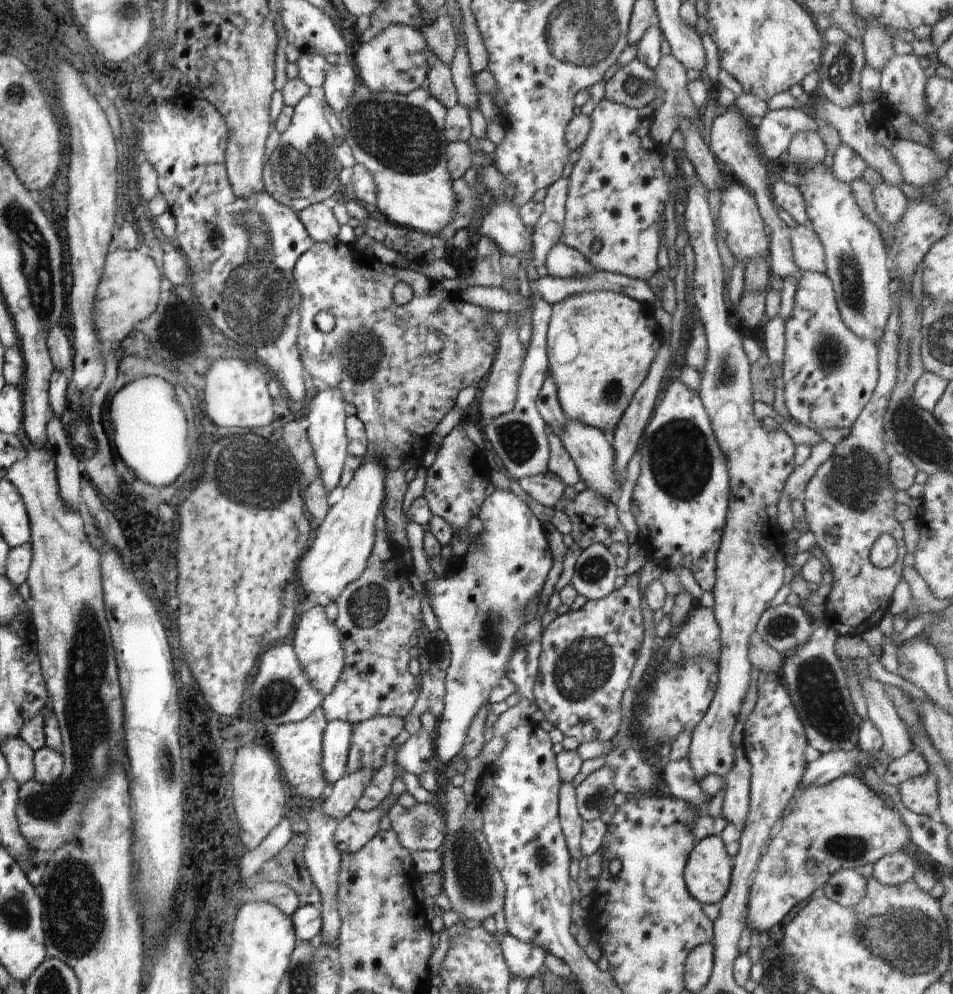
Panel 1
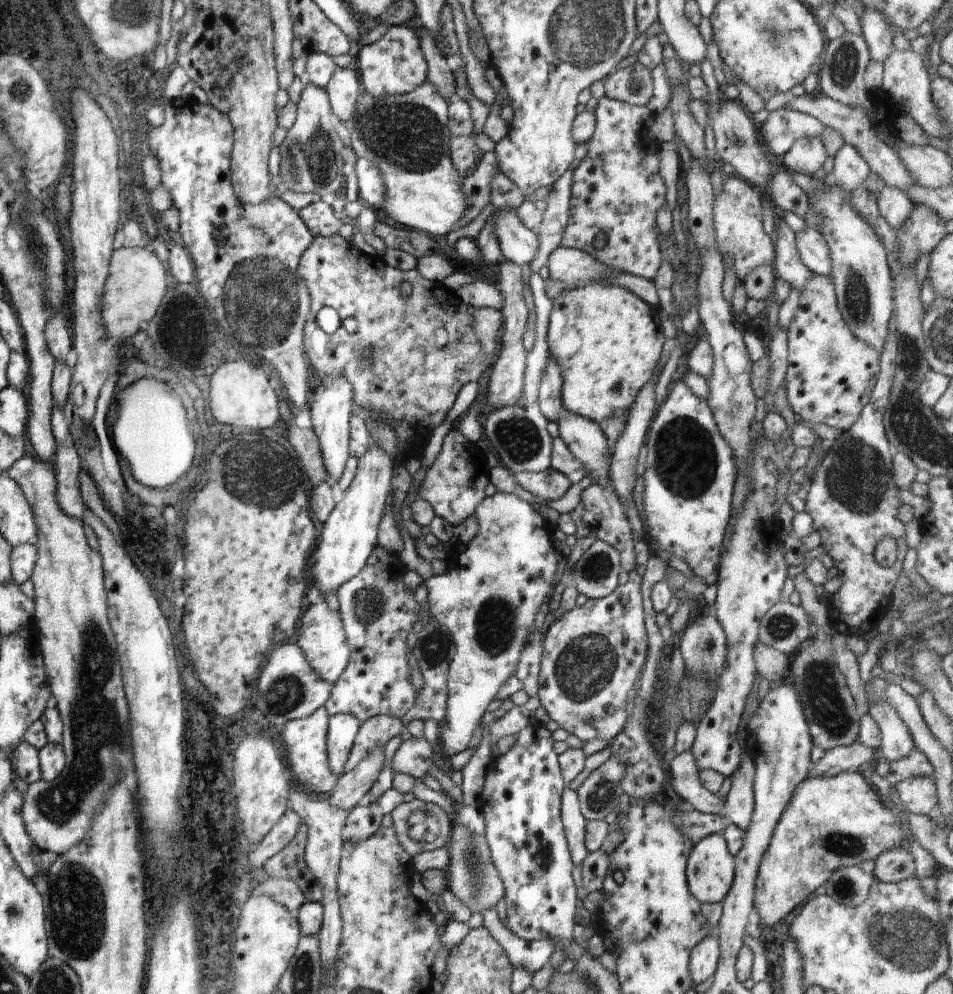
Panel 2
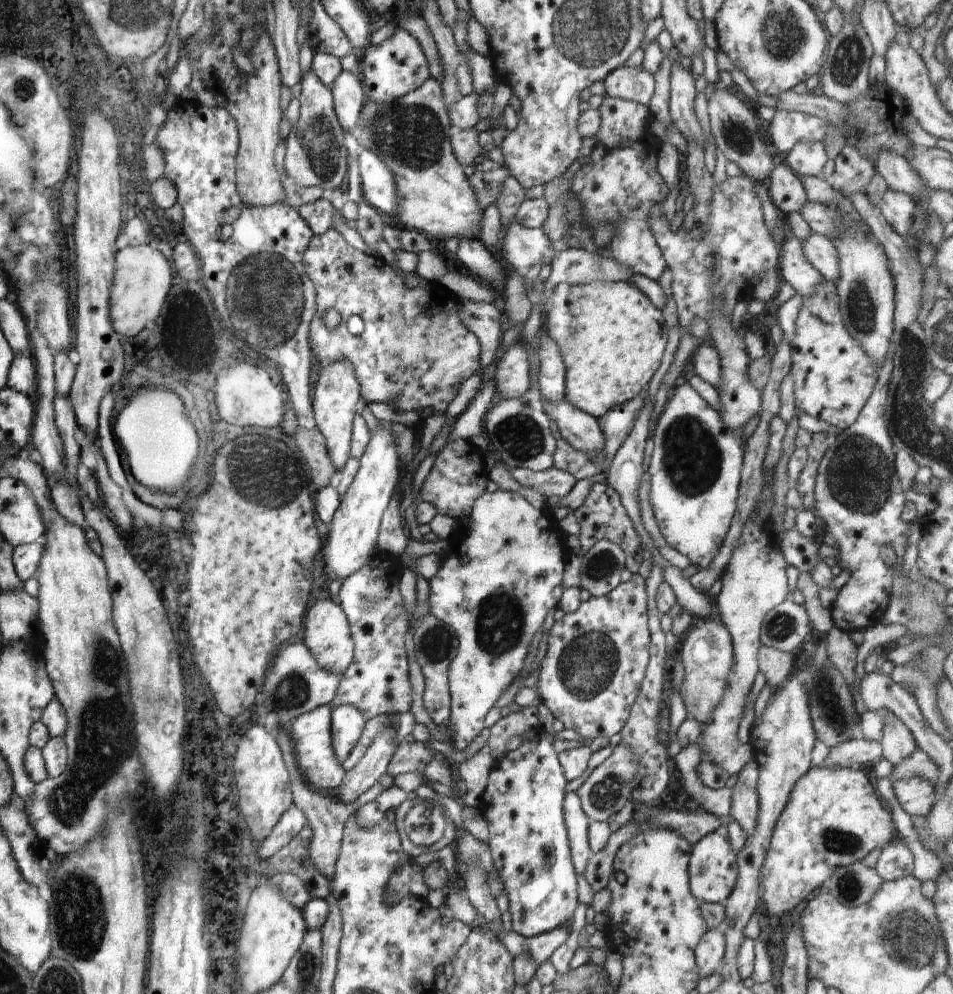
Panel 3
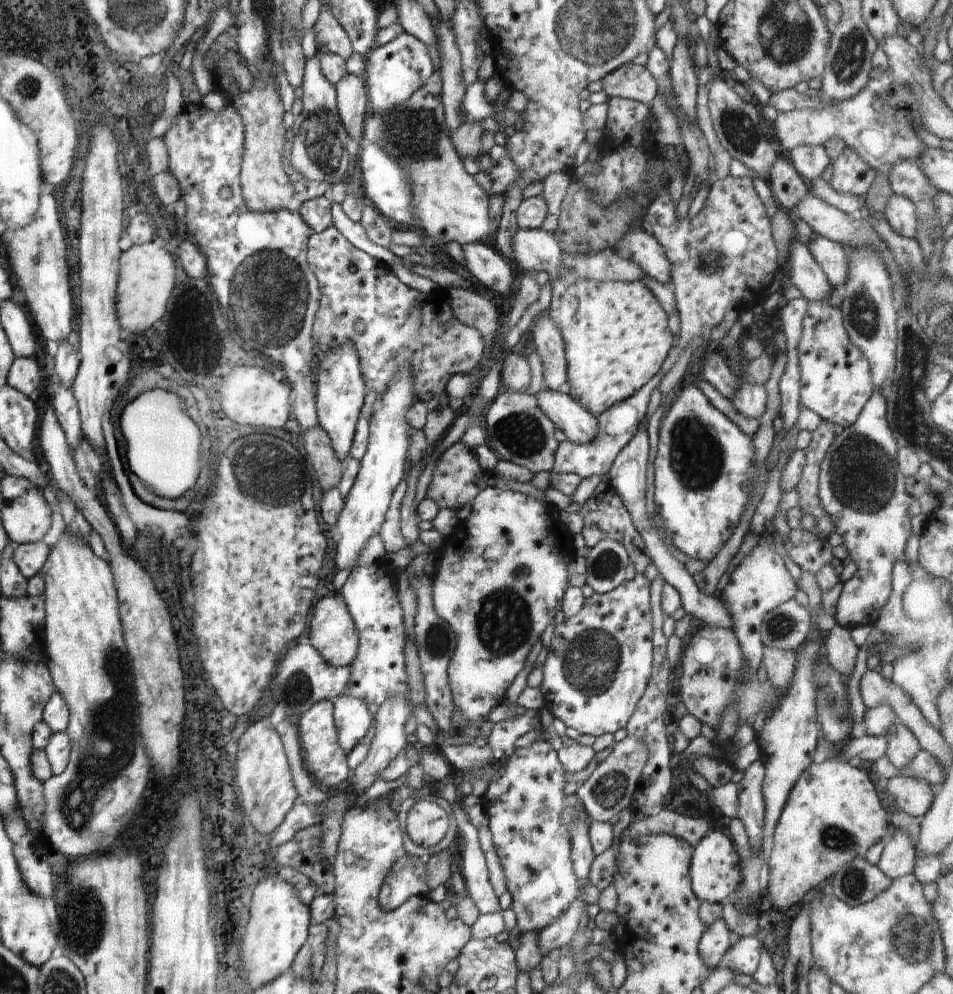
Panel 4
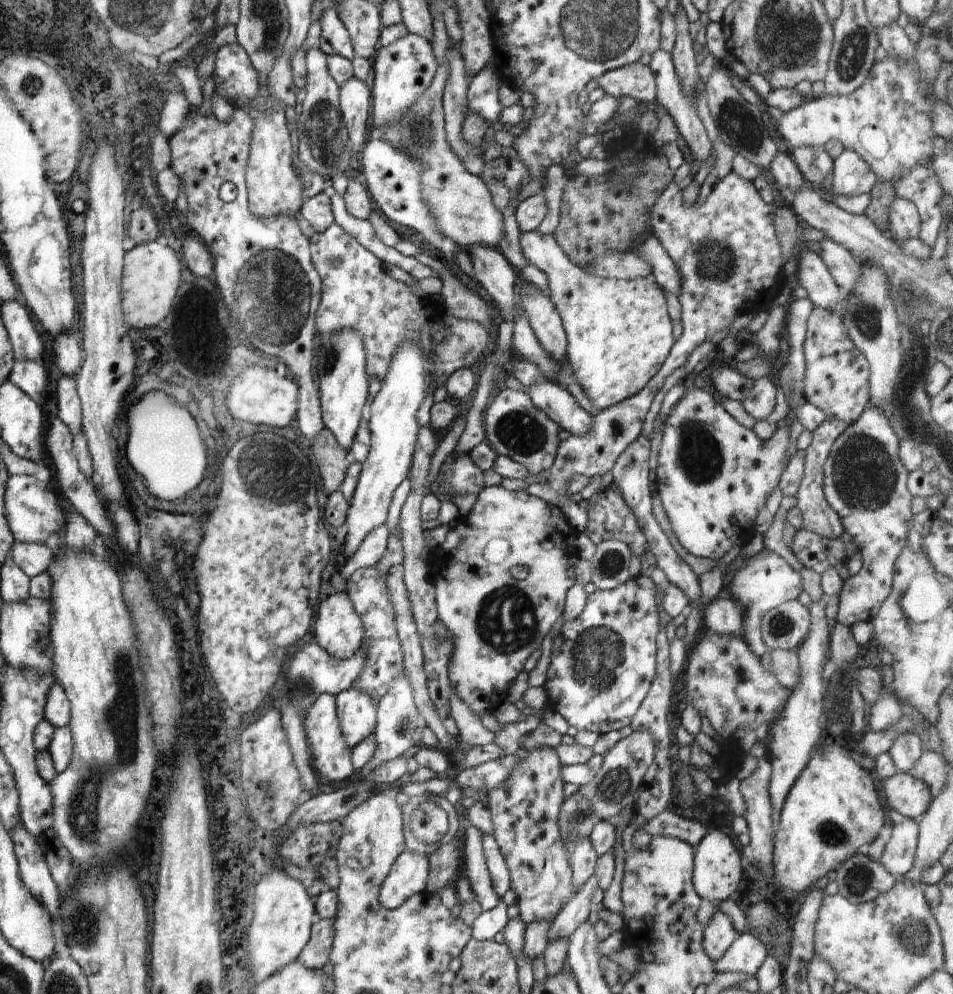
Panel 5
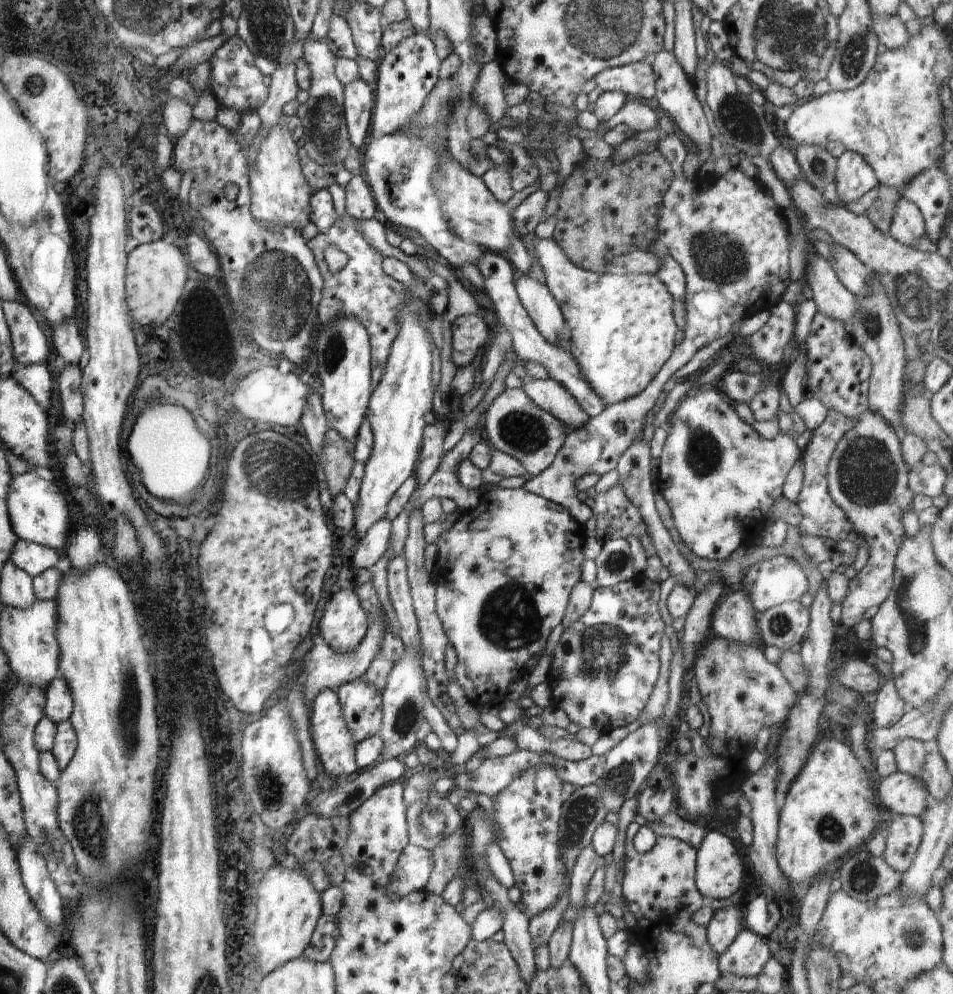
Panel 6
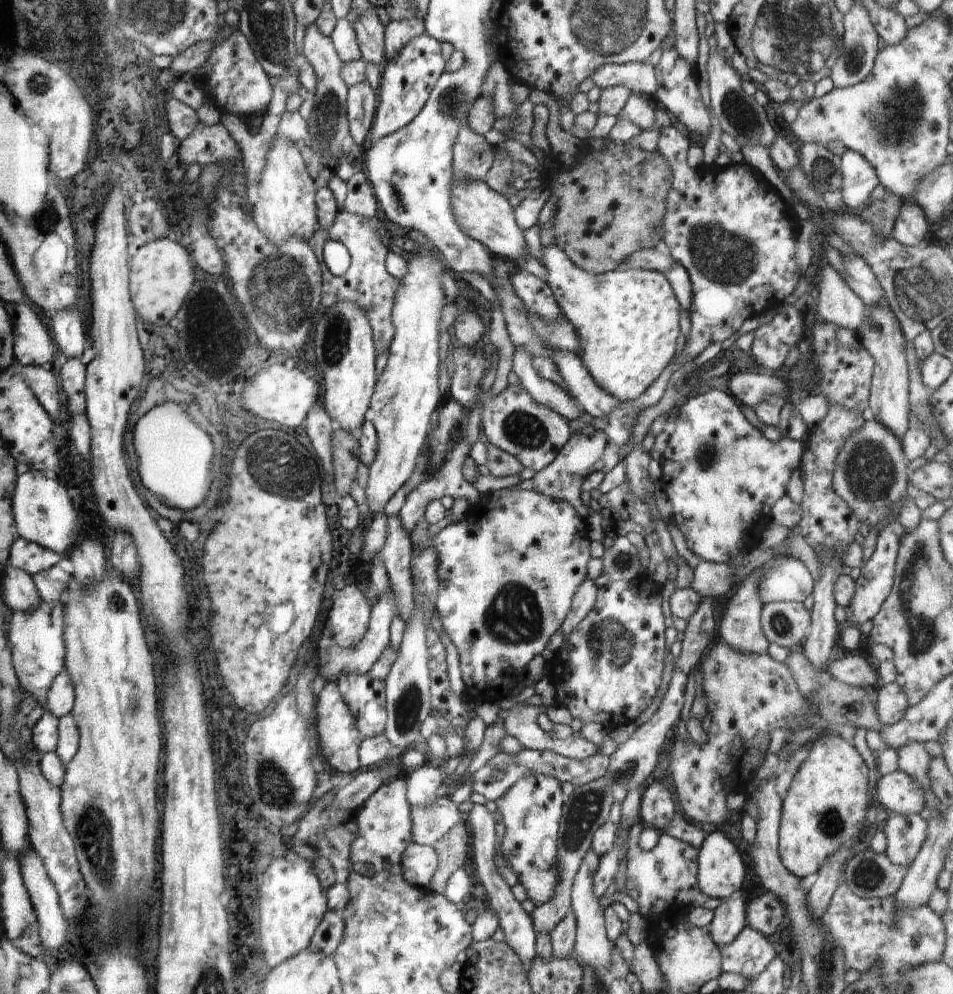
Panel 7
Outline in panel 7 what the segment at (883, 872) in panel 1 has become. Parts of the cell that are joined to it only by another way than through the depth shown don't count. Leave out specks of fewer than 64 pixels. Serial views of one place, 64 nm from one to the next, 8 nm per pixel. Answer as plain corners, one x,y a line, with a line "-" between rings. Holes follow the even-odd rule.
886,814
884,833
888,860
908,869
926,842
928,822
920,815

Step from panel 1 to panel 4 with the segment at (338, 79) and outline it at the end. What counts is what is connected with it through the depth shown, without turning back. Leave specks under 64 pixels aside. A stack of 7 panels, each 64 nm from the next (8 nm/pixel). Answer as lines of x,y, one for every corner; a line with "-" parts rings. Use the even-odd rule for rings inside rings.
354,53
346,61
348,74
335,85
338,115
352,143
361,143
364,136
364,118
368,115
368,90
364,82
365,58

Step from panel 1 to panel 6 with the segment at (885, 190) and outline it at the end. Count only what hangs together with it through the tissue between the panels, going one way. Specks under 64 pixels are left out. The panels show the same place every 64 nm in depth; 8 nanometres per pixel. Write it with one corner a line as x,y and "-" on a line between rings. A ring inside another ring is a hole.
900,198
894,213
888,234
897,242
909,246
925,236
926,228
922,214
912,202

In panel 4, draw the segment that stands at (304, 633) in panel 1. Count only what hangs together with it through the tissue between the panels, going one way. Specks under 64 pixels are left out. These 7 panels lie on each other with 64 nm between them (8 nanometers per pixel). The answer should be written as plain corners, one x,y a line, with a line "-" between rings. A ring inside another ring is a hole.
340,594
322,598
314,606
314,616
310,620
310,644
332,666
348,666
354,661
358,650
358,630
356,630
356,624
348,612
346,602

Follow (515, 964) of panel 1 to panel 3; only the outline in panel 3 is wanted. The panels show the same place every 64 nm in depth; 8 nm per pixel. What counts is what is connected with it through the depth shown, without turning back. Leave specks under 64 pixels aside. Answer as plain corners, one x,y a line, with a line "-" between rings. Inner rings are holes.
470,862
470,864
468,864
468,870
466,870
466,874
464,874
463,886
463,892
470,900
472,906
474,906
476,913
482,914
482,916
486,918
486,922
498,924
498,930
496,930
497,938
514,957
520,956
520,954
530,954
530,956
536,960
536,964
540,965
542,962
547,962
553,952
562,946
570,936
572,930
572,922
570,922
570,920
559,928
554,928
554,930
550,930
550,932
544,932
544,934
538,934
538,936
532,936
531,938
525,938
515,931
506,932
501,924
501,913
497,906
497,899
494,898
494,896
490,894
490,890
488,890
486,870
482,870
482,866
478,866
478,862

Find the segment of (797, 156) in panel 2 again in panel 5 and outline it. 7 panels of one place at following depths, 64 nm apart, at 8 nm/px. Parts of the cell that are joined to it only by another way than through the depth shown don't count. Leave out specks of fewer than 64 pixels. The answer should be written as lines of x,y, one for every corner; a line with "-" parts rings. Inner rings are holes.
802,146
790,151
806,183
821,189
824,178
833,172
834,162
824,147

